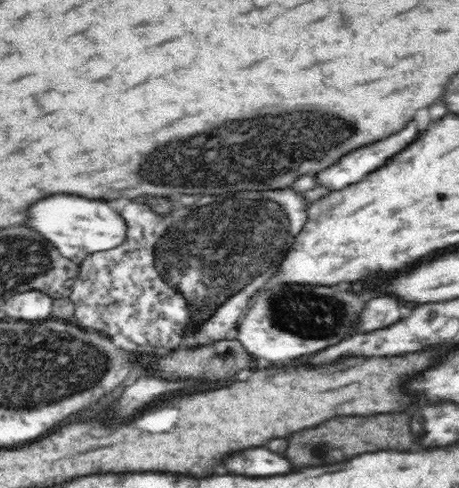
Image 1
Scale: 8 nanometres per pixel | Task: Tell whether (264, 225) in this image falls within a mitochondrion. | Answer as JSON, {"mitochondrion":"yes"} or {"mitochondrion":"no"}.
{"mitochondrion":"yes"}

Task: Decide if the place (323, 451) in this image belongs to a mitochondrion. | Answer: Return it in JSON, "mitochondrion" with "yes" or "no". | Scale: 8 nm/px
{"mitochondrion":"yes"}

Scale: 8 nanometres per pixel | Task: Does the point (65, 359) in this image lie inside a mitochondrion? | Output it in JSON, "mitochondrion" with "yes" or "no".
{"mitochondrion":"yes"}

